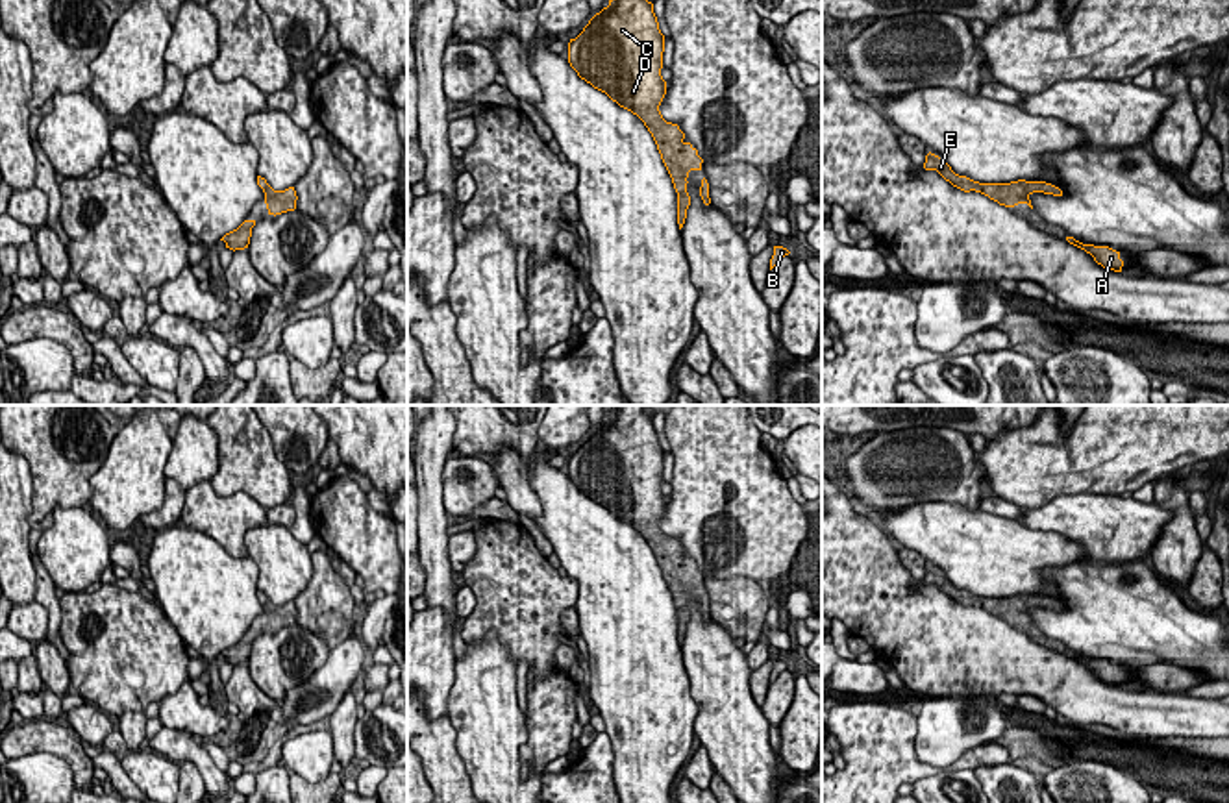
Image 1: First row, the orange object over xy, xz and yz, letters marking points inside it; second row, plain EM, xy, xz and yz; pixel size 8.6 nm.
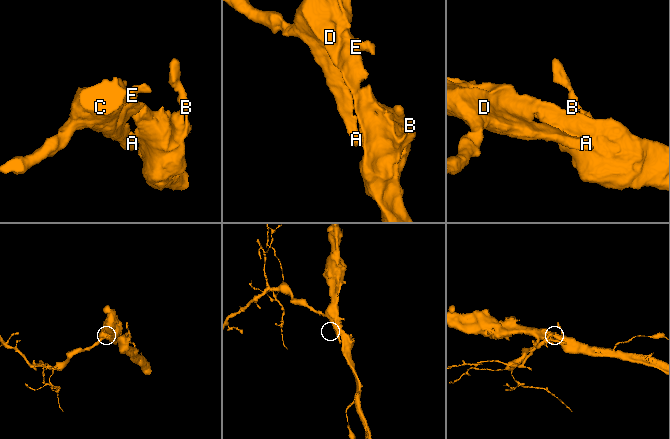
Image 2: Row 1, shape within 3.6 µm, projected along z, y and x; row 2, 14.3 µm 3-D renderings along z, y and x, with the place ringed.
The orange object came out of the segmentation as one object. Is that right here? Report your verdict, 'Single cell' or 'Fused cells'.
Single cell

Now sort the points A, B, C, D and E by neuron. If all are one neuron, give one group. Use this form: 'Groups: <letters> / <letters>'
Groups: A B C D E

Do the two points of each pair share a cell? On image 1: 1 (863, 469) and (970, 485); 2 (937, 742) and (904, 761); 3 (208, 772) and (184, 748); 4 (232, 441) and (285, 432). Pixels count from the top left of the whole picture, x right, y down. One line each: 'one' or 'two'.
1: one
2: two
3: one
4: two

